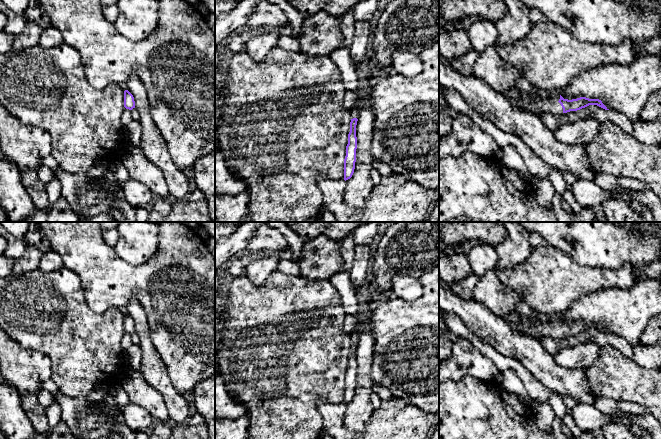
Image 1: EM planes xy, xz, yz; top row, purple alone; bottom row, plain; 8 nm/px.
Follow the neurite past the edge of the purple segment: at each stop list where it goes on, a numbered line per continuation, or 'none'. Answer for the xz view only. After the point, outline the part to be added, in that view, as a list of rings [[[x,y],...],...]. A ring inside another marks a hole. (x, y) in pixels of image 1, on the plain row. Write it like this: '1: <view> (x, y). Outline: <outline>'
1: xz (354, 335). Outline: [[[358,327],[358,328],[355,329],[352,333],[350,333],[351,343],[353,343],[353,342],[357,342],[357,343],[358,343],[359,334],[360,334],[360,327]]]

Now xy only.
none

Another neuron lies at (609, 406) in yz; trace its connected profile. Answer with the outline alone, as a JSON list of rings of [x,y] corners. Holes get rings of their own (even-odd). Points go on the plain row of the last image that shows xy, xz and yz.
[[[608,398],[608,399],[596,402],[595,406],[601,412],[609,414],[610,416],[618,416],[622,414],[622,412],[618,408],[618,401],[612,398]]]

